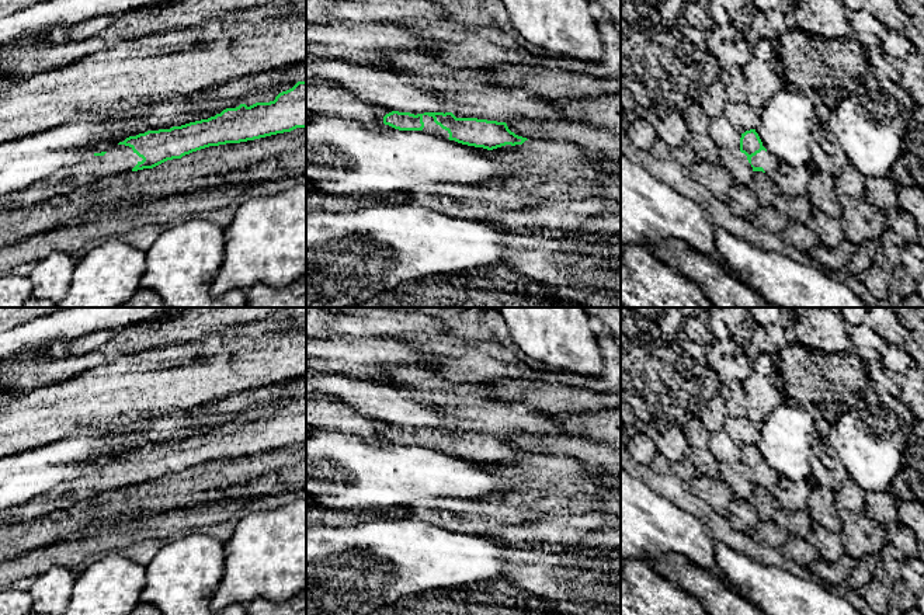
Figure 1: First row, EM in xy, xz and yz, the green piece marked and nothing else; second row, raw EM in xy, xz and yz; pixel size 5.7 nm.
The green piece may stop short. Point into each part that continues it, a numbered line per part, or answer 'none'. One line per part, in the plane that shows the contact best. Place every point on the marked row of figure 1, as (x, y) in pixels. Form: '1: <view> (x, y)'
1: xz (430, 127)

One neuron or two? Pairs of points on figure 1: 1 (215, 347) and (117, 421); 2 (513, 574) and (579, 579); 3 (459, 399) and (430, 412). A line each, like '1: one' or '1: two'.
1: one
2: one
3: two

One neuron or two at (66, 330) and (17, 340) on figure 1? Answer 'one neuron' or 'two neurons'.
one neuron

